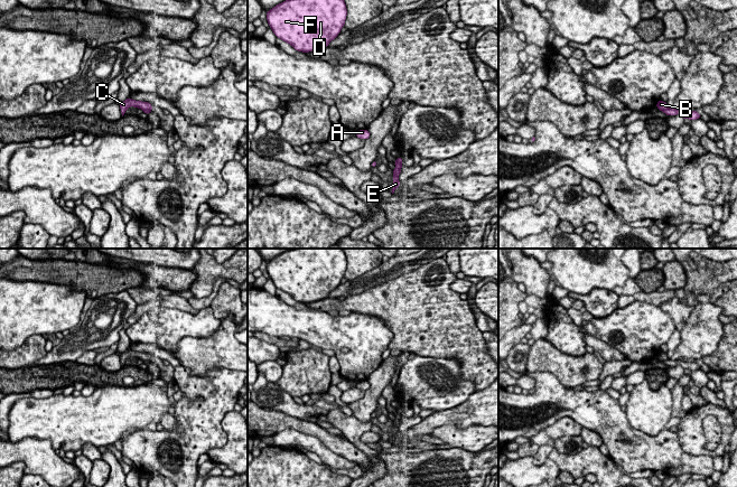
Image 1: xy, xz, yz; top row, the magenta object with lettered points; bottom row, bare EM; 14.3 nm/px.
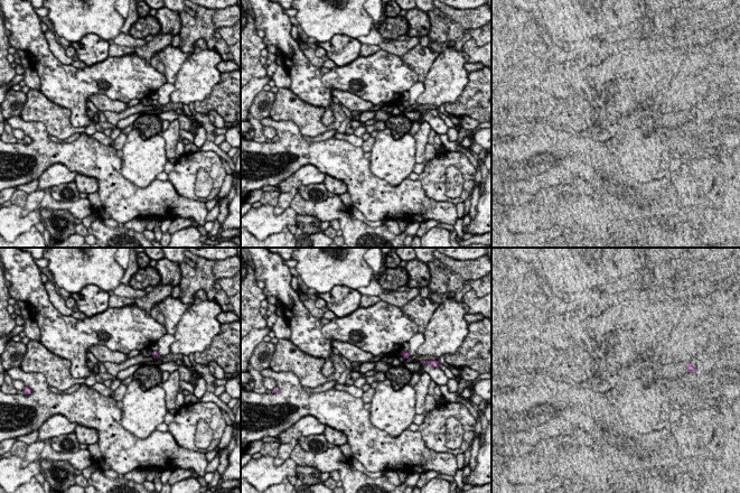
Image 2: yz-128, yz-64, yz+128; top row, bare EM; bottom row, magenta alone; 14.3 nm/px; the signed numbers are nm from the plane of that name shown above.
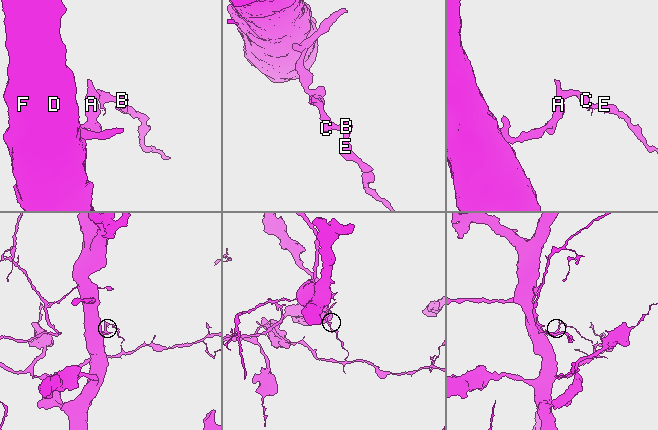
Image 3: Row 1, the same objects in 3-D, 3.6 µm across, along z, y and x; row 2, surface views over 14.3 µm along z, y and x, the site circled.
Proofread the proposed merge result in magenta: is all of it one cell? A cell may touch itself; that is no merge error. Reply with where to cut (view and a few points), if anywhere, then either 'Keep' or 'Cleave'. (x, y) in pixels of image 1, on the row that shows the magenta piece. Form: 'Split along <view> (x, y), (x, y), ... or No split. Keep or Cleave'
Split along yz (669, 108), (663, 111). Cleave

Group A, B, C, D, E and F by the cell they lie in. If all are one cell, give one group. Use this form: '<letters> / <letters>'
A B C D F / E

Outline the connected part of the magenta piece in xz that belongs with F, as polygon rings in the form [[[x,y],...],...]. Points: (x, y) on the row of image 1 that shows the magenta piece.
[[[286,0],[267,12],[267,20],[276,37],[309,53],[328,47],[346,16],[344,0]]]

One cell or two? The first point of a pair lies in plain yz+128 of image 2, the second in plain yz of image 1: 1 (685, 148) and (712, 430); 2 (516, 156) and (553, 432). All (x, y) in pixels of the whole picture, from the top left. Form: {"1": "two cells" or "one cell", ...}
{"1": "one cell", "2": "two cells"}

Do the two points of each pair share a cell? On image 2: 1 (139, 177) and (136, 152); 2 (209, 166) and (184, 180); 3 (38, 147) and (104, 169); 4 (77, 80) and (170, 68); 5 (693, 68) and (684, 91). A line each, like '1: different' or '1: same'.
1: same
2: same
3: same
4: different
5: same

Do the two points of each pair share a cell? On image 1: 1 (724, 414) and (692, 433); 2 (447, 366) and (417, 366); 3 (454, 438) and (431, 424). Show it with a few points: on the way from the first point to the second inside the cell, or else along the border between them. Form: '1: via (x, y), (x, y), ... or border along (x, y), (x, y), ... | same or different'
1: via (714, 411), (705, 411), (692, 423) | same
2: via (439, 367), (425, 367) | same
3: border along (463, 428), (444, 423), (430, 434) | different

